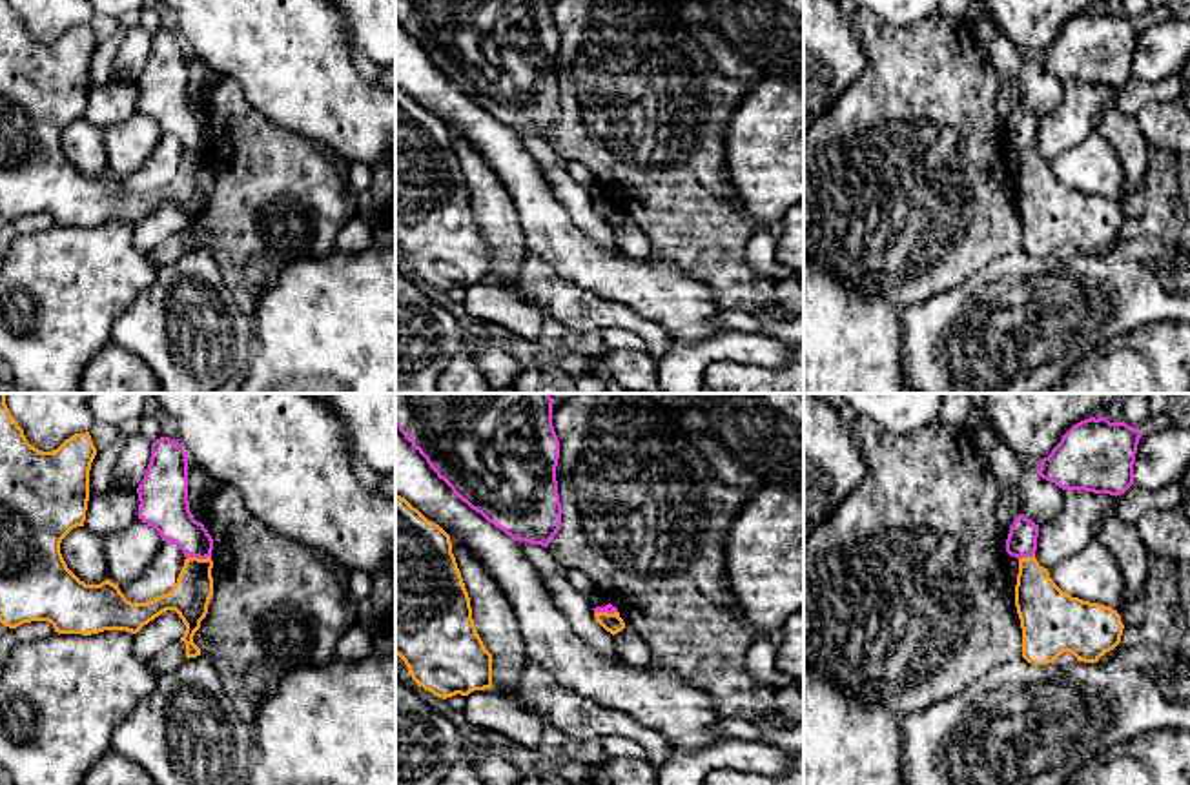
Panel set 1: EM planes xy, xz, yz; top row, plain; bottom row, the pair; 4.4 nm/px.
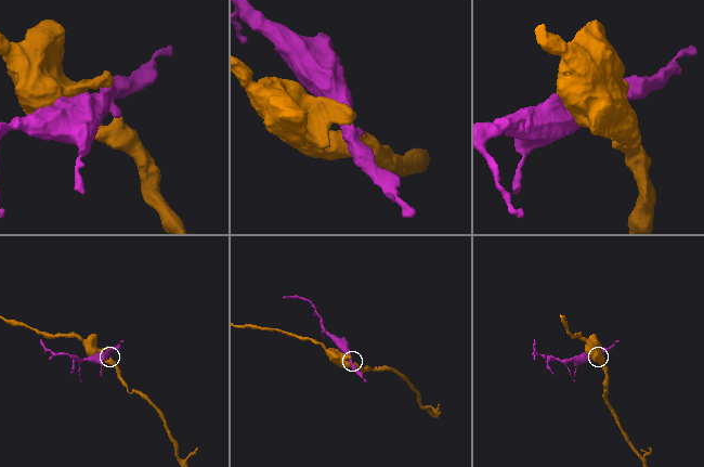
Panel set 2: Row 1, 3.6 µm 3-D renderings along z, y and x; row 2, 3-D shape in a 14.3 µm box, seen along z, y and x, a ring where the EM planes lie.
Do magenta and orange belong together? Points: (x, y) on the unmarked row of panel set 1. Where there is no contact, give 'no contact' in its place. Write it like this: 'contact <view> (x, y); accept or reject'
contact xy (197, 148); accept

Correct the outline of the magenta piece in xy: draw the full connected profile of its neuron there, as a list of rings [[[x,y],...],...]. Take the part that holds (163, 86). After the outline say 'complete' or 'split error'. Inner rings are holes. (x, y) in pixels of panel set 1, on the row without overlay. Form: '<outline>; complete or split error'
[[[0,0],[0,215],[16,220],[31,213],[47,213],[58,226],[89,228],[104,222],[137,226],[162,204],[175,202],[186,217],[180,229],[186,235],[186,250],[200,248],[193,228],[213,188],[213,131],[190,104],[186,44],[169,29],[155,33],[146,67],[137,80],[138,111],[153,118],[162,133],[175,135],[186,149],[175,178],[146,195],[128,193],[109,171],[86,177],[67,160],[60,146],[62,131],[73,120],[84,118],[95,47],[89,24],[71,27],[53,44],[42,44],[27,35],[9,0]]]; split error

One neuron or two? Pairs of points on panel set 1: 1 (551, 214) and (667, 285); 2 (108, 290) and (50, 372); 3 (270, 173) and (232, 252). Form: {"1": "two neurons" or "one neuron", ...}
{"1": "one neuron", "2": "one neuron", "3": "one neuron"}

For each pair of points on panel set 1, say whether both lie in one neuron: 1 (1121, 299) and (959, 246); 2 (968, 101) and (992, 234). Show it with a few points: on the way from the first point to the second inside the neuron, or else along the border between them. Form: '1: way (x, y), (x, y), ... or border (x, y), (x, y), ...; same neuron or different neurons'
1: border (1021, 248), (992, 259), (959, 283); different neurons
2: way (968, 133), (968, 181), (977, 201); same neuron

